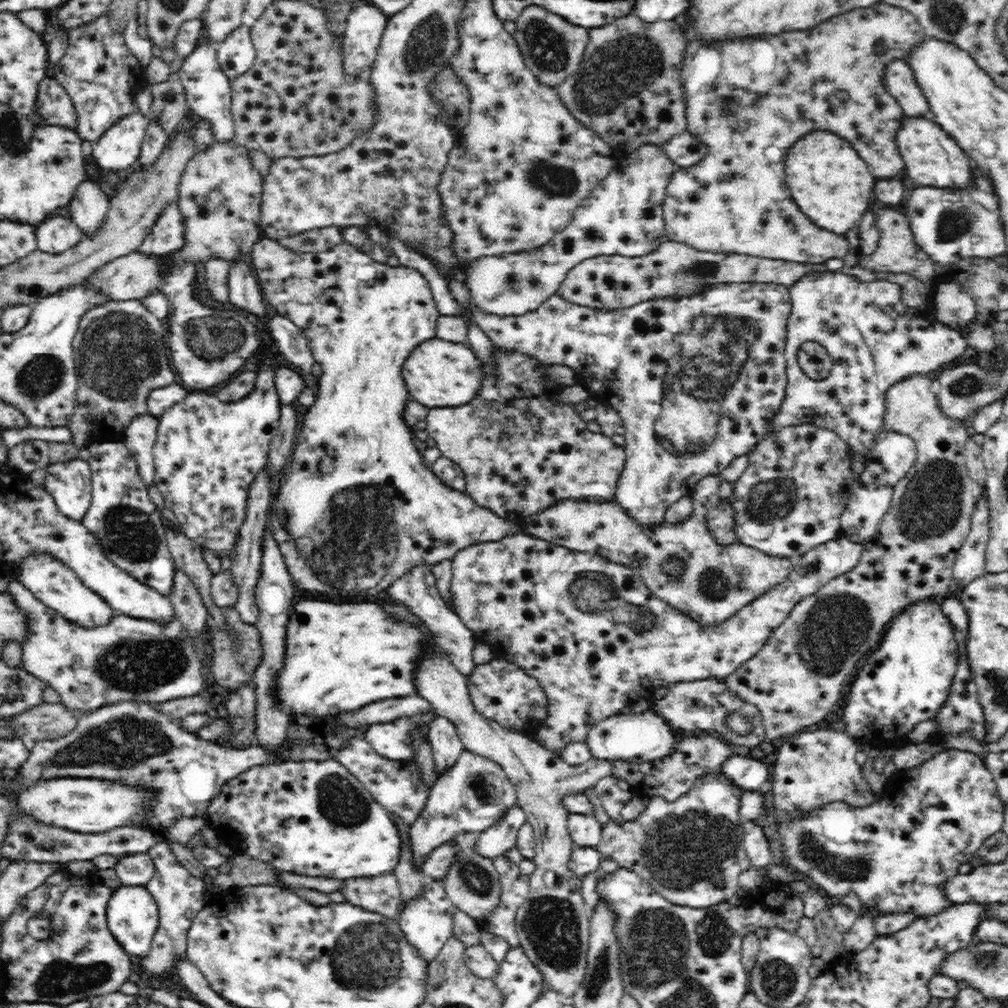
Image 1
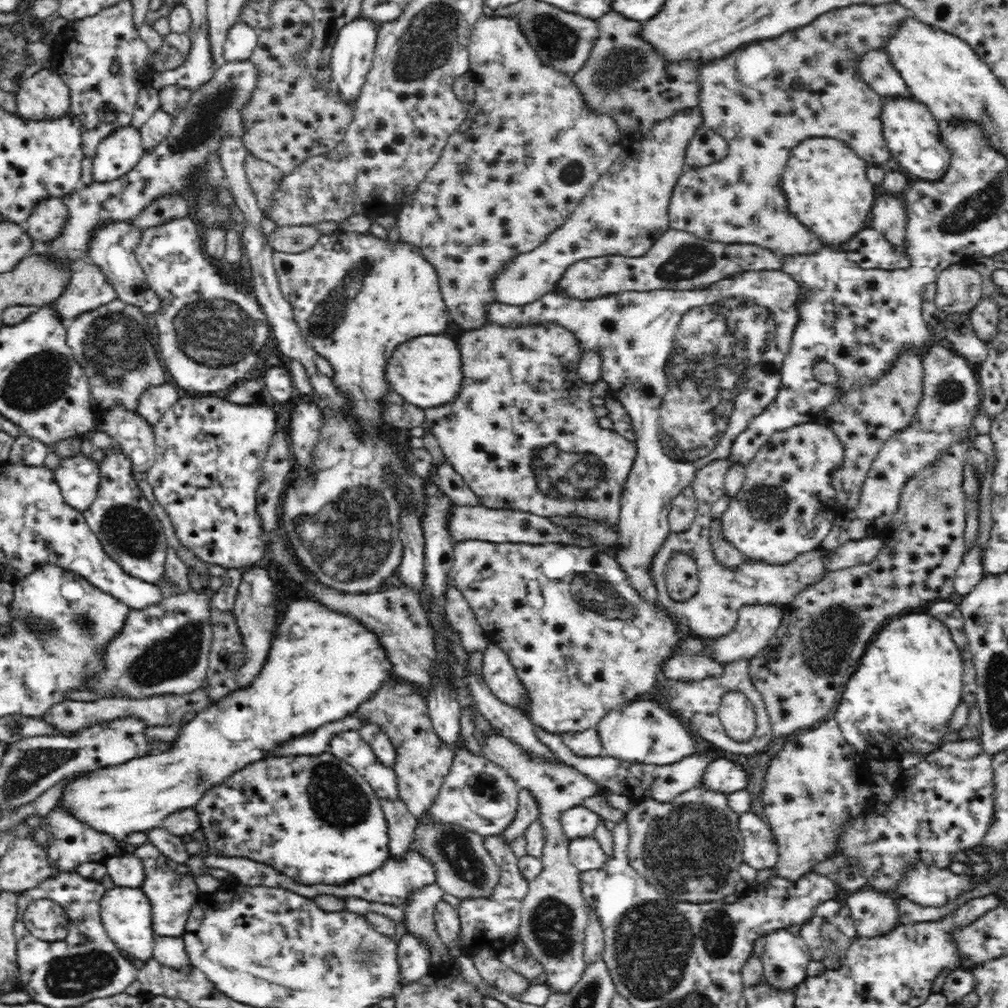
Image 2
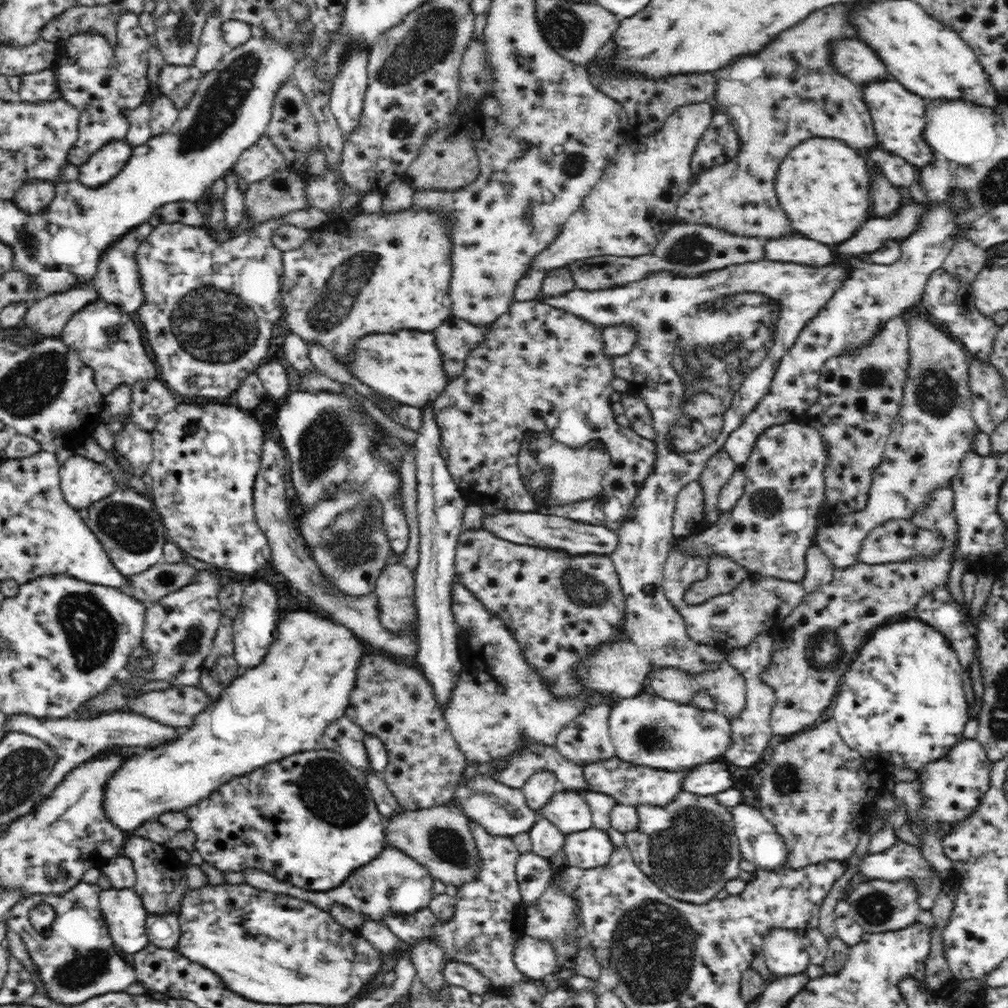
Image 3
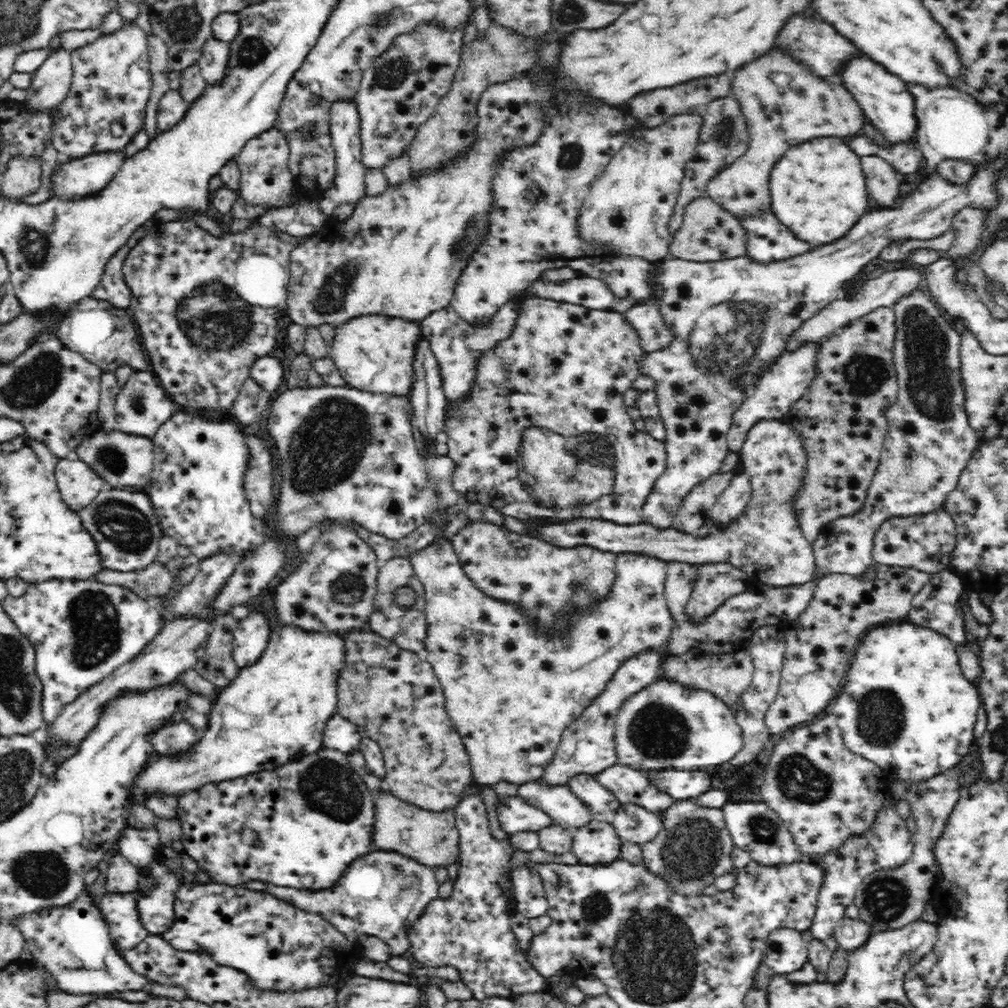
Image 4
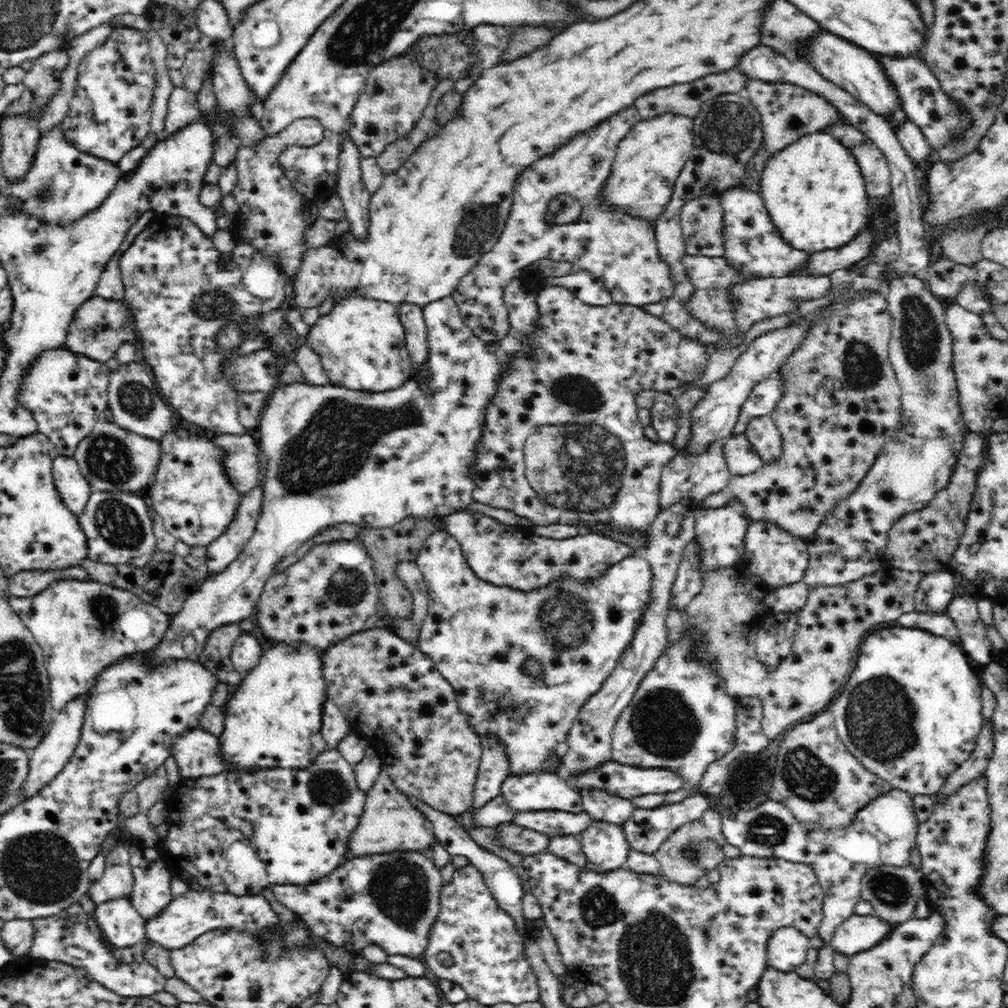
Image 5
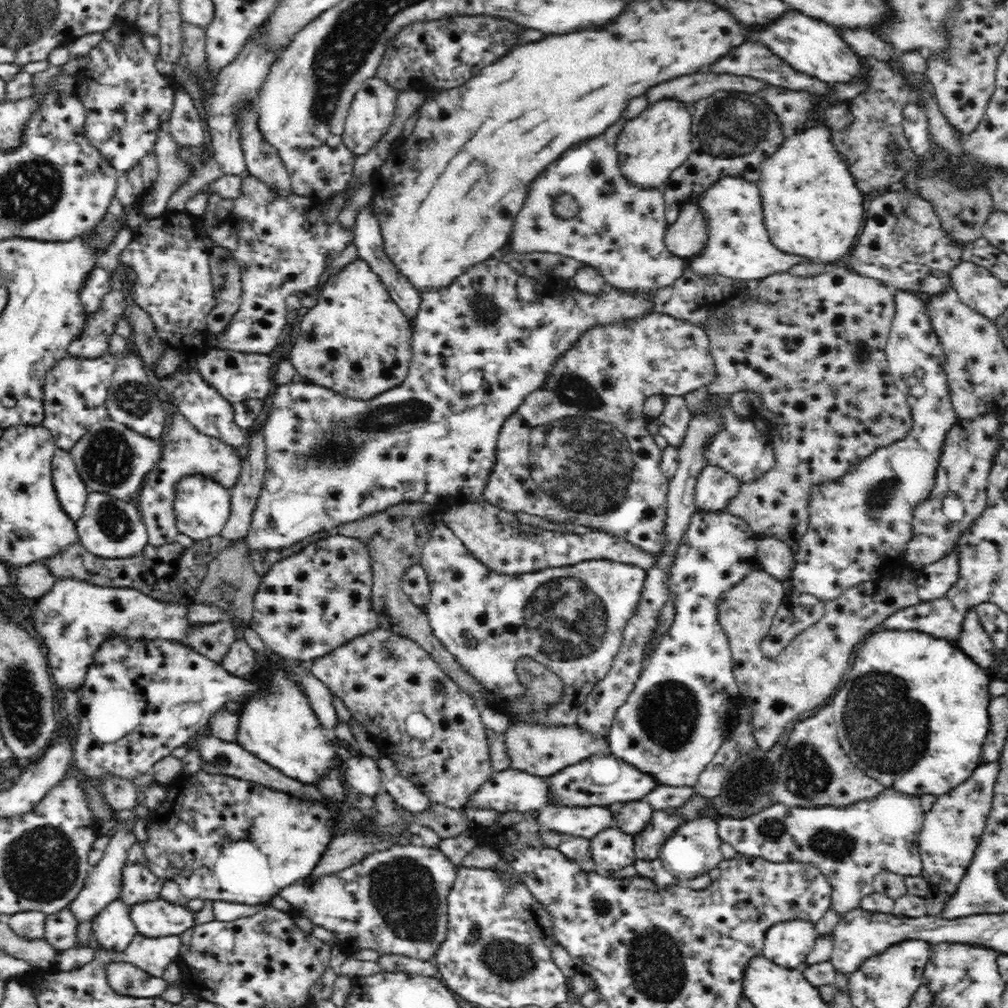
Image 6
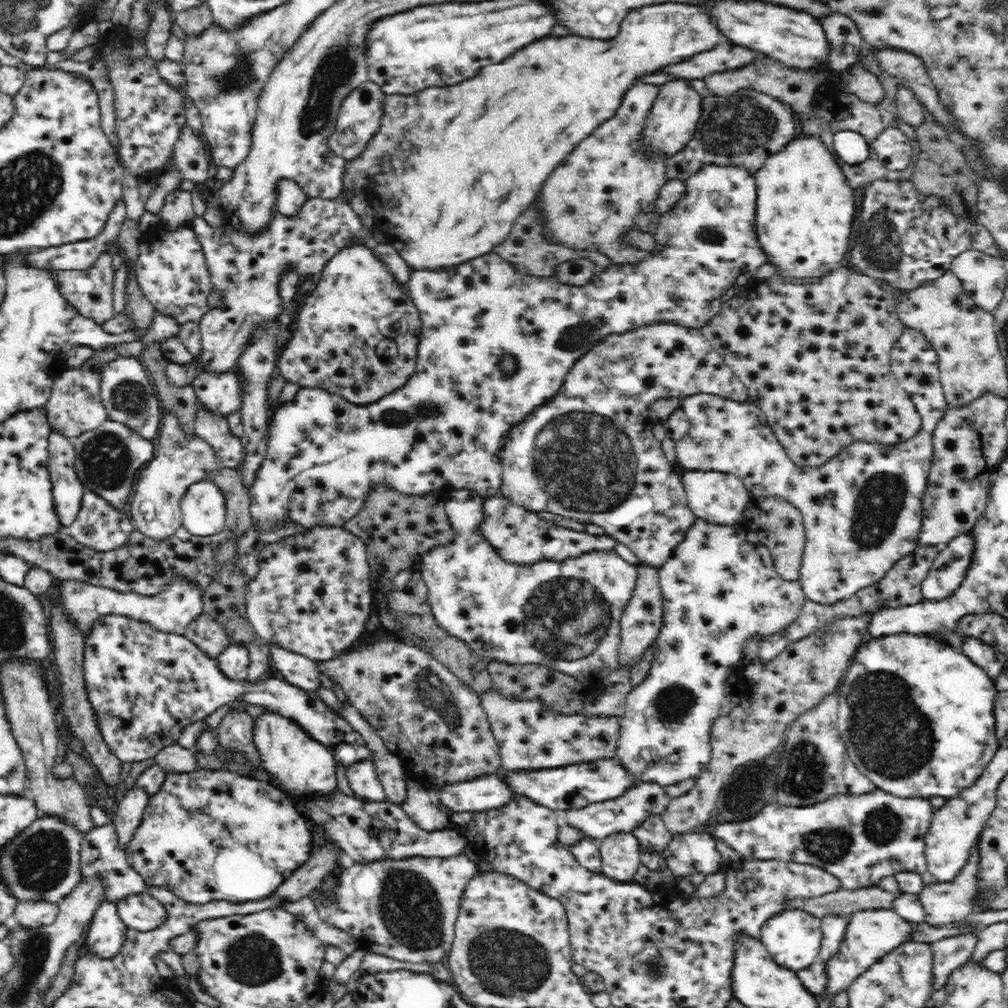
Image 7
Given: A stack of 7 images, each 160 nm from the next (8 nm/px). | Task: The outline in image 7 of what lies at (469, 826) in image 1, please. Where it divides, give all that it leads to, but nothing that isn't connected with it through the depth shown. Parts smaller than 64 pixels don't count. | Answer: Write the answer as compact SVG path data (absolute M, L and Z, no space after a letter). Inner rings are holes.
M699 519L683 544L659 569L665 618L648 677L628 694L621 717L620 746L616 759L639 780L617 797L566 811L567 823L599 841L616 833L632 833L654 816L661 817L672 797L666 785L698 778L710 760L710 722L732 712L738 700L734 684L741 682L739 664L742 652L752 639L766 639L785 631L799 619L809 602L798 581L785 581L772 563L770 549L748 531L746 524L724 526Z

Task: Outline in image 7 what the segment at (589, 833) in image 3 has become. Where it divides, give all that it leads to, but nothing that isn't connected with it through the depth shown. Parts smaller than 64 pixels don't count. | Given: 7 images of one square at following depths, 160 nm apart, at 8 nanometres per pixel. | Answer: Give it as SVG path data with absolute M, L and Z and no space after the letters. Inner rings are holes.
M616 833L597 841L599 844L602 873L616 881L634 882L634 874L641 864L642 846L634 833Z

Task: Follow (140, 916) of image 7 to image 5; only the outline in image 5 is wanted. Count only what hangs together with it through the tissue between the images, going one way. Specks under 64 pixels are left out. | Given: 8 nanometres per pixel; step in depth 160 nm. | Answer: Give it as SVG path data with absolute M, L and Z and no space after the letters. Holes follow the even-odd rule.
M188 889L182 896L173 897L157 915L145 919L145 939L172 950L186 946L194 937L214 927L249 929L254 931L254 935L262 936L266 931L270 932L271 926L276 923L280 923L278 914L272 909L270 901L260 894L236 896Z

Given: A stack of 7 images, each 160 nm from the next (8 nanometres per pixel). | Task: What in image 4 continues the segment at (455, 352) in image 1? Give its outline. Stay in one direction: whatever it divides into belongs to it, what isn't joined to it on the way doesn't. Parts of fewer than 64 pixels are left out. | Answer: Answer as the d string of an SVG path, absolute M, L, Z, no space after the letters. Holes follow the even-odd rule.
M368 313L356 315L335 326L334 340L328 347L329 358L336 365L346 385L371 393L386 393L388 395L408 395L413 381L414 343L421 335L421 327L404 318Z

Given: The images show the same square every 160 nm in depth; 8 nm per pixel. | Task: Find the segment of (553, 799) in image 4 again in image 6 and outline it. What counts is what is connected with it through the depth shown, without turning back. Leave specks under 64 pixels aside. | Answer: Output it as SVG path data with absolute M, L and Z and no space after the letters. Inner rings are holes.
M514 769L494 771L491 778L481 784L467 799L464 808L474 811L496 811L497 813L518 811L526 812L541 810L546 804L547 788L544 777L532 776L528 772L518 772Z

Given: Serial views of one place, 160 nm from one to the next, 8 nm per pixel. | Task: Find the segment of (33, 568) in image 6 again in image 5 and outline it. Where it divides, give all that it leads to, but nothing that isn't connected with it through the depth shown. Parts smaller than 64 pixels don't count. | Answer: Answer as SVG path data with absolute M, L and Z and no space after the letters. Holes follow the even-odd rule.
M76 566L74 568L62 568L62 570L28 570L18 572L18 574L8 578L8 592L20 598L36 596L62 578L78 578L80 581L90 581L84 570Z

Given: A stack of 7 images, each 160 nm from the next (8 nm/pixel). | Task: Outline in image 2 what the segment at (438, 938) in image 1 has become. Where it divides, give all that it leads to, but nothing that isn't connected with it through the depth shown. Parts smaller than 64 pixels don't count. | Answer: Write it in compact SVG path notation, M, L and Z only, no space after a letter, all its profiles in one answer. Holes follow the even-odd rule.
M406 933L397 943L397 963L399 984L409 985L416 983L429 971L429 950Z

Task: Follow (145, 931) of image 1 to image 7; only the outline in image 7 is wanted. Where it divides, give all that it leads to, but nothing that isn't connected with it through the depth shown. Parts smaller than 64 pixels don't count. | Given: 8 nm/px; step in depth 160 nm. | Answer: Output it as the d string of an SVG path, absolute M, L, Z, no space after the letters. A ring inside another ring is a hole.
M102 901L85 931L88 952L104 960L113 959L122 950L127 932L115 903Z

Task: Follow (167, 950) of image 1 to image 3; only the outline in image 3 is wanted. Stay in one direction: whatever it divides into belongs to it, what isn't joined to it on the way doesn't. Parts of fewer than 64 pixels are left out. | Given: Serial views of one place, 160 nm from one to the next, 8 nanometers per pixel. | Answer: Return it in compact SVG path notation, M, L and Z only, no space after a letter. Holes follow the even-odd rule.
M138 835L125 840L122 856L132 861L136 877L133 889L142 899L147 913L165 913L170 909L178 913L182 895L189 888L183 875L185 865L170 854L164 845Z

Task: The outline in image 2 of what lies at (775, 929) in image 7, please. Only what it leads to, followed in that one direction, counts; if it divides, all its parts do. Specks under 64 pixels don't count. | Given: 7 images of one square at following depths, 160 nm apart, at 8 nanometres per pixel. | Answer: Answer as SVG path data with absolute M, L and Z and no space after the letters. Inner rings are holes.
M778 929L766 935L761 961L765 982L776 989L794 989L807 977L806 969L811 960L808 946L800 935L792 935L787 929Z

